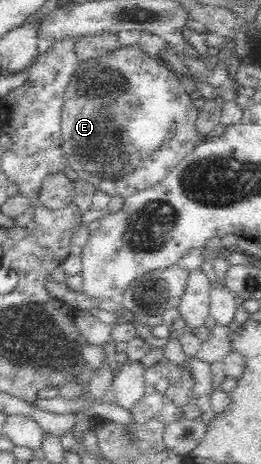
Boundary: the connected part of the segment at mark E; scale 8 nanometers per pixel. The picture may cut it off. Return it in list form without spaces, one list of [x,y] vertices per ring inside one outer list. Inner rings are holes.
[[[138,44],[121,46],[102,57],[81,62],[68,83],[61,112],[63,149],[78,177],[109,196],[125,198],[160,181],[192,153],[202,141],[195,129],[200,111],[189,97],[189,87],[181,85],[179,78],[180,75],[160,60],[160,56],[150,57],[139,49]]]

